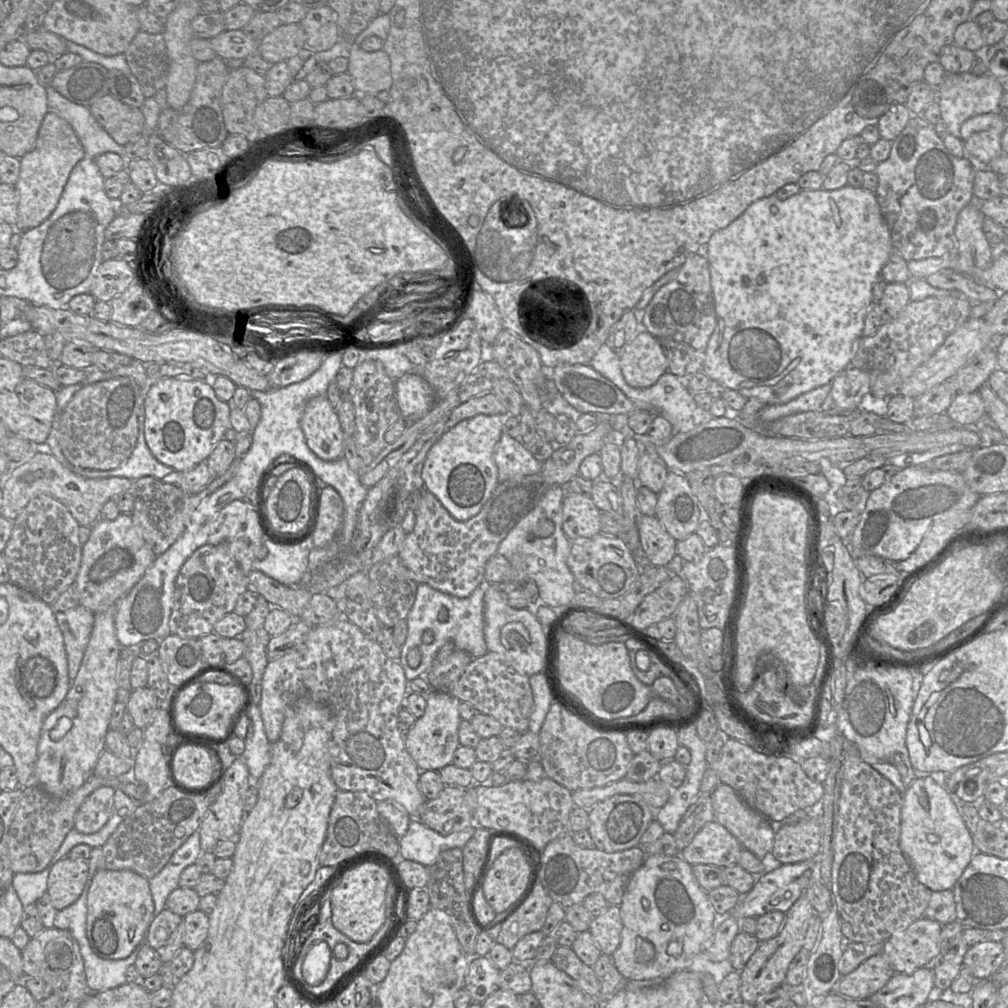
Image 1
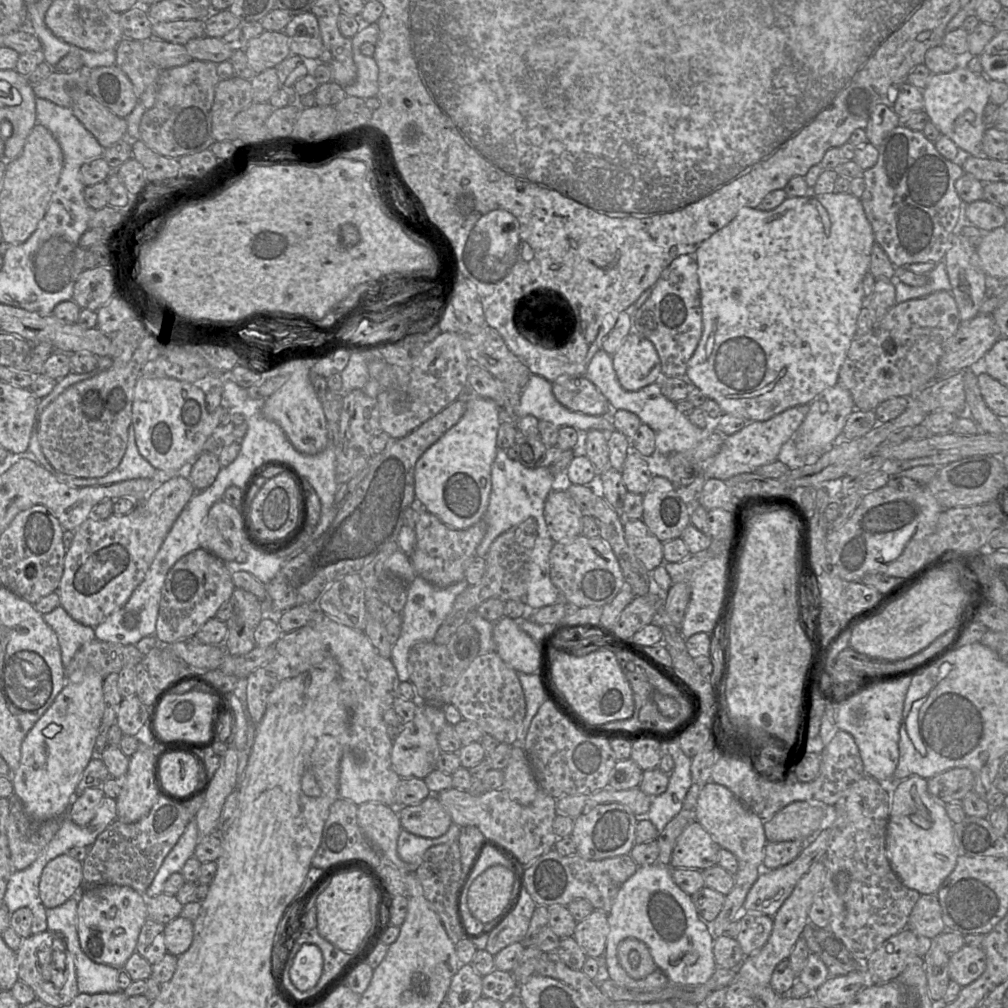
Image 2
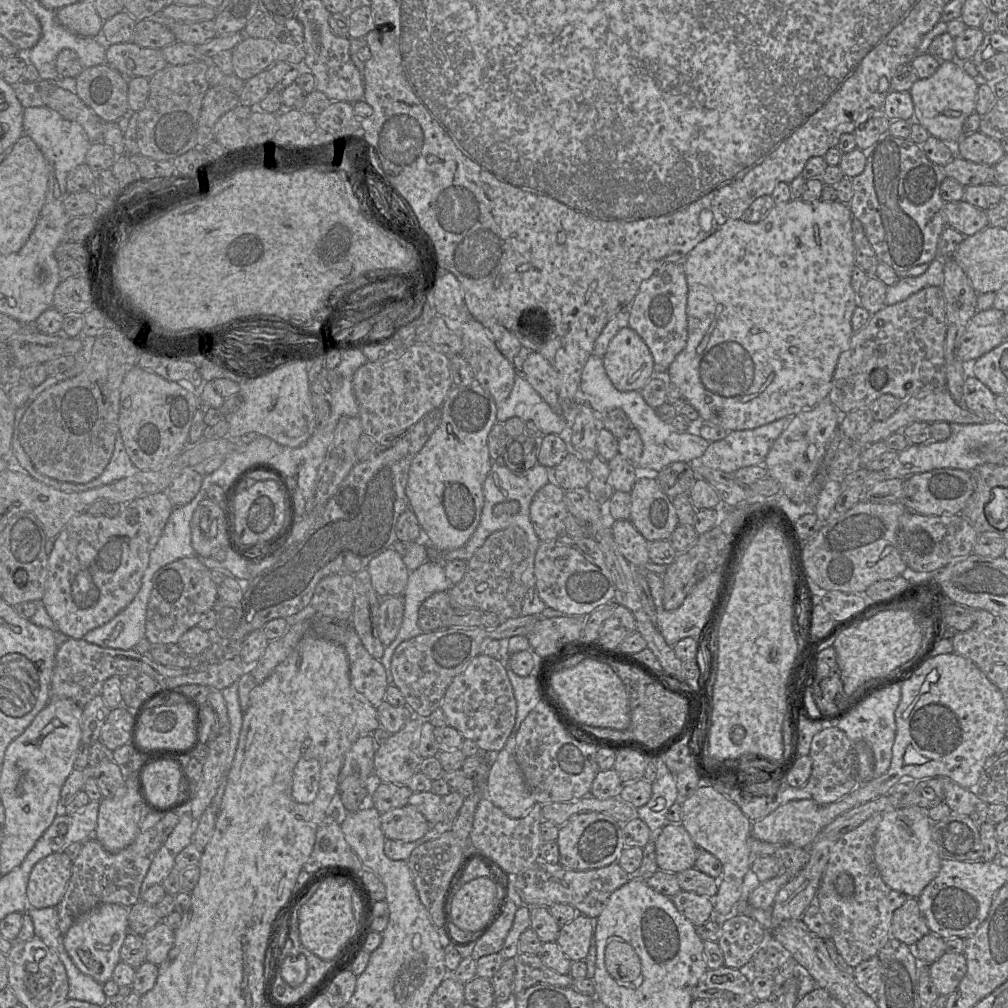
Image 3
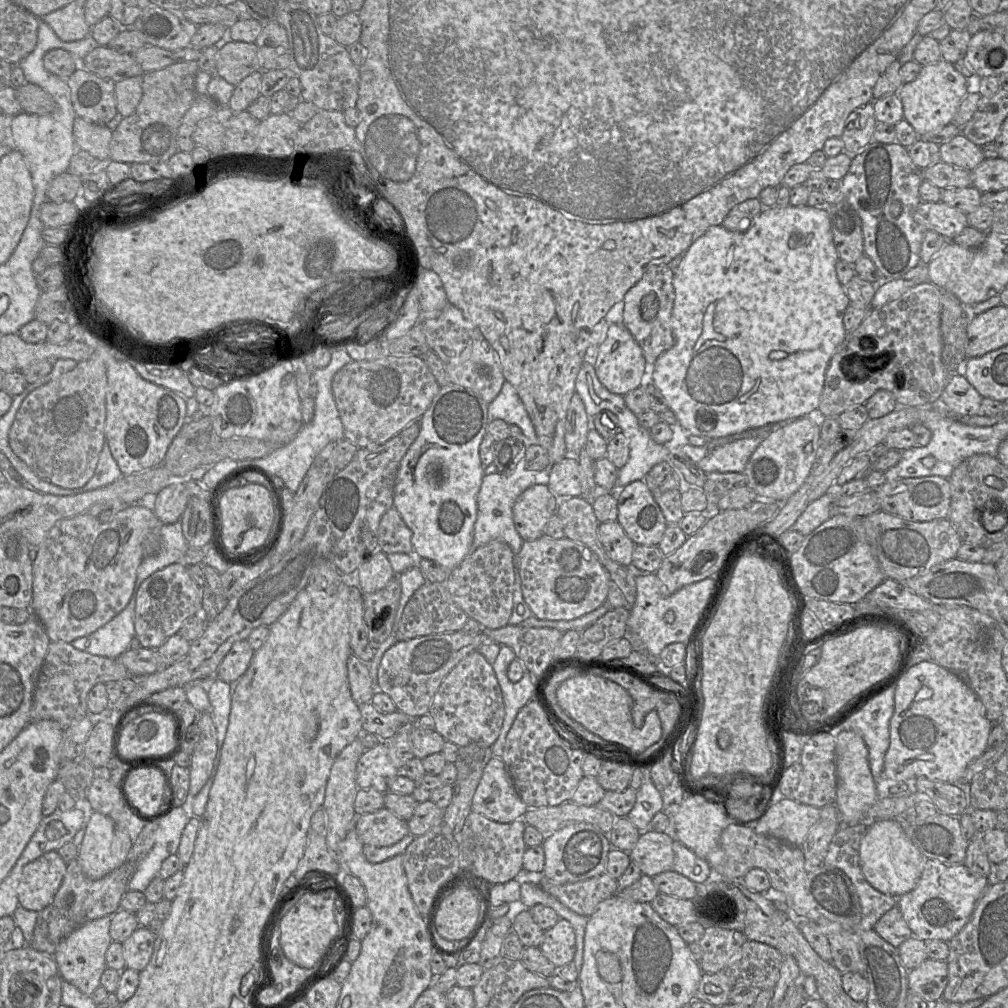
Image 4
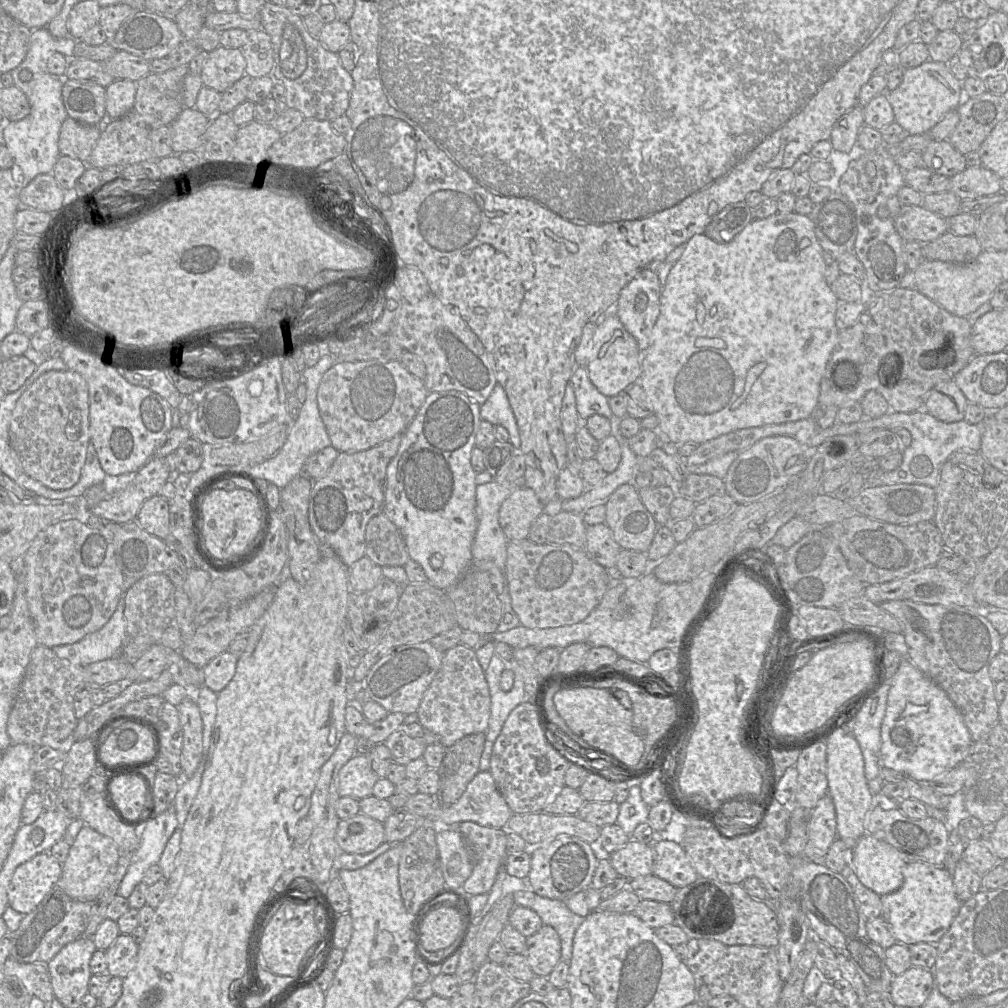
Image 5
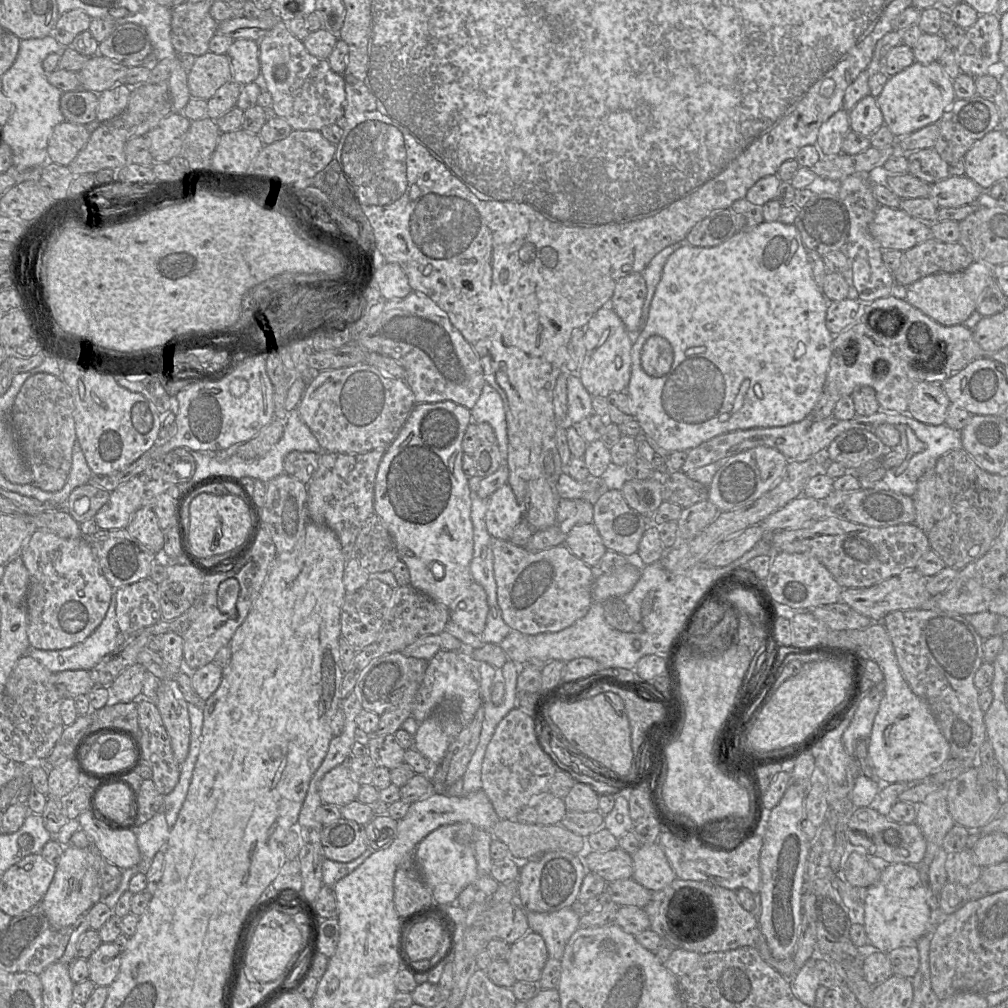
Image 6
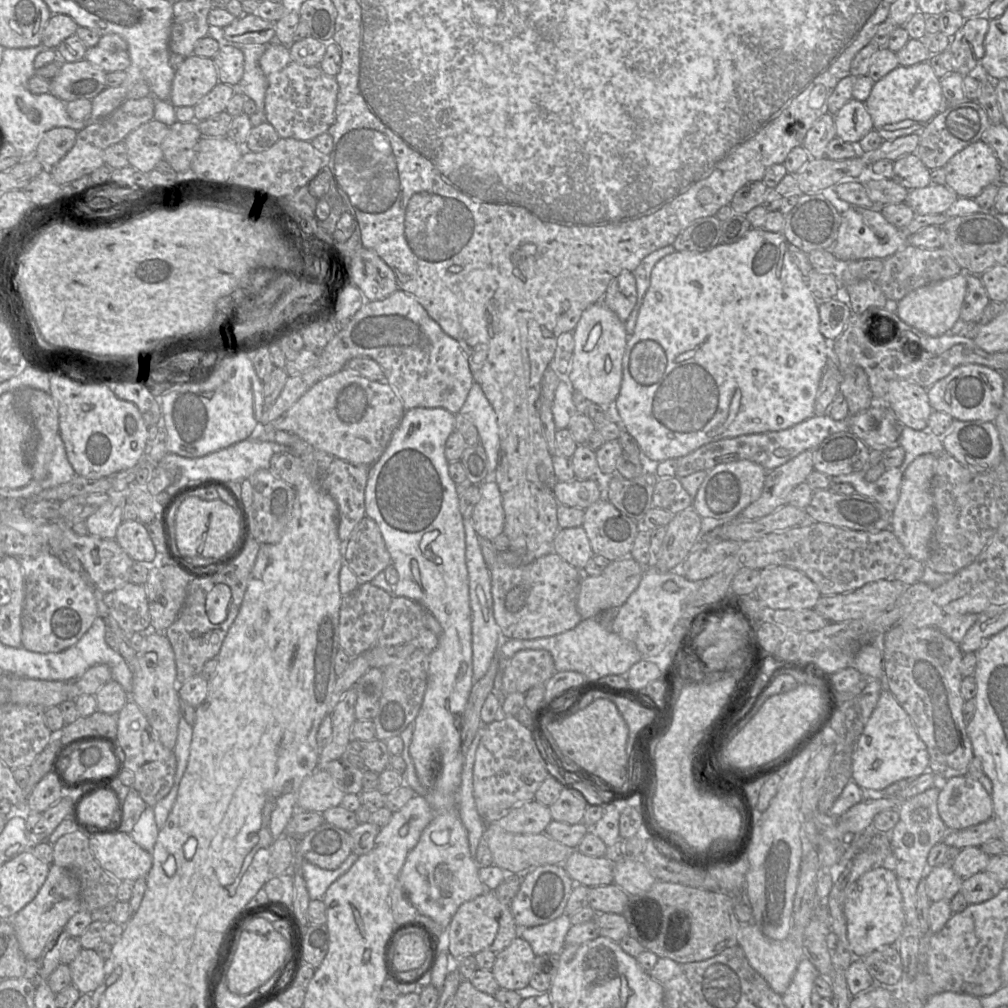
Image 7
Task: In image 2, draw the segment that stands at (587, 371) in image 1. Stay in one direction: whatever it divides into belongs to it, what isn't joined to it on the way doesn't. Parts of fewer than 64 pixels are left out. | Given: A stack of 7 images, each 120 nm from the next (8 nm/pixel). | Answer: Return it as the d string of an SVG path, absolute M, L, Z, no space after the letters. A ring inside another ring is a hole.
M585 376L559 377L552 382L555 398L569 410L588 415L610 415L609 402Z

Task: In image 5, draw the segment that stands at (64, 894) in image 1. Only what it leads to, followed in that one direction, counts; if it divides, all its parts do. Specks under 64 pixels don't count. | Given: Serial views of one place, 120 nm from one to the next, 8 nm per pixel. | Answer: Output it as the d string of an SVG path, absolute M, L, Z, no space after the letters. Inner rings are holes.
M42 852L19 865L8 888L8 904L25 915L37 905L57 884L62 874L60 864L49 852Z

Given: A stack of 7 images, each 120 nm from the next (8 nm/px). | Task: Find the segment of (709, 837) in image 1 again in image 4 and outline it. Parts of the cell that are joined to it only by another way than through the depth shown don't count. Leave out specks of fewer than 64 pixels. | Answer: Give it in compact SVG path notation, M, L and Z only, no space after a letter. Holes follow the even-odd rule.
M647 831L641 834L635 847L629 852L631 862L641 870L642 875L654 877L666 871L672 871L674 865L674 839L664 832Z

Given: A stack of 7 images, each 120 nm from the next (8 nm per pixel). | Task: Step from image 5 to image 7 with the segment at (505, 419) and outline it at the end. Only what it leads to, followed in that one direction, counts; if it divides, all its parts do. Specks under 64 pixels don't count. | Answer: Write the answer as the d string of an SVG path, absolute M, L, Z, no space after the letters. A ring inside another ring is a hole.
M473 383L459 413L475 425L487 454L488 474L483 482L495 481L499 461L499 427L496 413L478 383Z

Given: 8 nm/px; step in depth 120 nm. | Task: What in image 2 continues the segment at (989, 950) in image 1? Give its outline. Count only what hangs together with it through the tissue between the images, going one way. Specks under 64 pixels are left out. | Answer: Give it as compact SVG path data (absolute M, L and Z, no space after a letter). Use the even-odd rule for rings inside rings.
M964 945L958 951L950 954L948 972L950 980L961 987L969 985L986 969L986 954L981 947Z

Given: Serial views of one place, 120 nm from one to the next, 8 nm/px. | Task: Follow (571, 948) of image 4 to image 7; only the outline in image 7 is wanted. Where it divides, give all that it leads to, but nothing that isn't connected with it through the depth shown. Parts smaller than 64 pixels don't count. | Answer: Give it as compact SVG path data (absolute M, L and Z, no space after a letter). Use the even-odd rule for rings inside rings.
M516 937L496 955L491 969L501 989L525 992L529 985L535 954L530 944Z

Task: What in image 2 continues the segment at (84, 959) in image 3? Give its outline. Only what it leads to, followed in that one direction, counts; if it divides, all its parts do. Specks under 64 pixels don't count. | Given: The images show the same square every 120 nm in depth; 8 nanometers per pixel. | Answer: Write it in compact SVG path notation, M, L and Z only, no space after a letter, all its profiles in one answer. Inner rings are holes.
M105 884L88 887L82 892L77 914L77 931L82 951L96 963L123 969L126 961L136 952L139 933L148 920L145 894L143 895L129 886Z

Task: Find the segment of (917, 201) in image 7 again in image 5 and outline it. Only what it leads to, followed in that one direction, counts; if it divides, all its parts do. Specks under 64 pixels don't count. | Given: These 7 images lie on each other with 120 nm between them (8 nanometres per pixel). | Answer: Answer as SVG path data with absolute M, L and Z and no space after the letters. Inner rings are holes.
M982 165L967 167L950 178L950 188L962 201L1001 192L1001 178Z

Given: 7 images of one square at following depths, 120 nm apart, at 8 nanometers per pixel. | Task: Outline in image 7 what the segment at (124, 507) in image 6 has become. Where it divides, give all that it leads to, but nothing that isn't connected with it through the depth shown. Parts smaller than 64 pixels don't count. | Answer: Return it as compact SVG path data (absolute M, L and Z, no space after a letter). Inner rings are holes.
M126 488L121 491L106 492L108 500L85 521L88 534L105 539L114 539L117 528L123 522L122 512L126 504Z

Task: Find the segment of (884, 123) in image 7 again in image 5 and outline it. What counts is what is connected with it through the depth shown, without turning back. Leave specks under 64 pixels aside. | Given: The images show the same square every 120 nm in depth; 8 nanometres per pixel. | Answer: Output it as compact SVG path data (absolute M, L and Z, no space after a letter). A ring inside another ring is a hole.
M932 60L906 69L899 86L882 94L887 94L895 122L909 135L927 134L947 113L956 109L965 97L962 82L954 77L946 63Z

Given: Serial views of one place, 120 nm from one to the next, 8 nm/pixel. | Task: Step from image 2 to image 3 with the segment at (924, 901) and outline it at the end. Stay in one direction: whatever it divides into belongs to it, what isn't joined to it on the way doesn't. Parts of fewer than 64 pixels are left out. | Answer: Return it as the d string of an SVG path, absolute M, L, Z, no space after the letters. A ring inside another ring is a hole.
M909 898L894 911L890 927L891 938L911 945L929 933L930 930L920 911L917 898Z

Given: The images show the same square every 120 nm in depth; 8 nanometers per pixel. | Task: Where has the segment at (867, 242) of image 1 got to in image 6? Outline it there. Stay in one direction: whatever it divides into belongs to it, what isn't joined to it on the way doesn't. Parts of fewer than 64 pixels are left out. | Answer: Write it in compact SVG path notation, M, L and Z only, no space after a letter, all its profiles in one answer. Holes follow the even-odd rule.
M764 221L749 230L734 234L714 247L682 246L667 259L651 301L648 318L639 333L633 335L631 378L627 390L624 391L629 395L631 412L643 433L659 447L669 453L689 451L721 434L758 427L785 426L800 422L811 415L824 390L834 336L826 327L829 301L823 293L823 284L818 284L814 279L807 252L794 224Z

